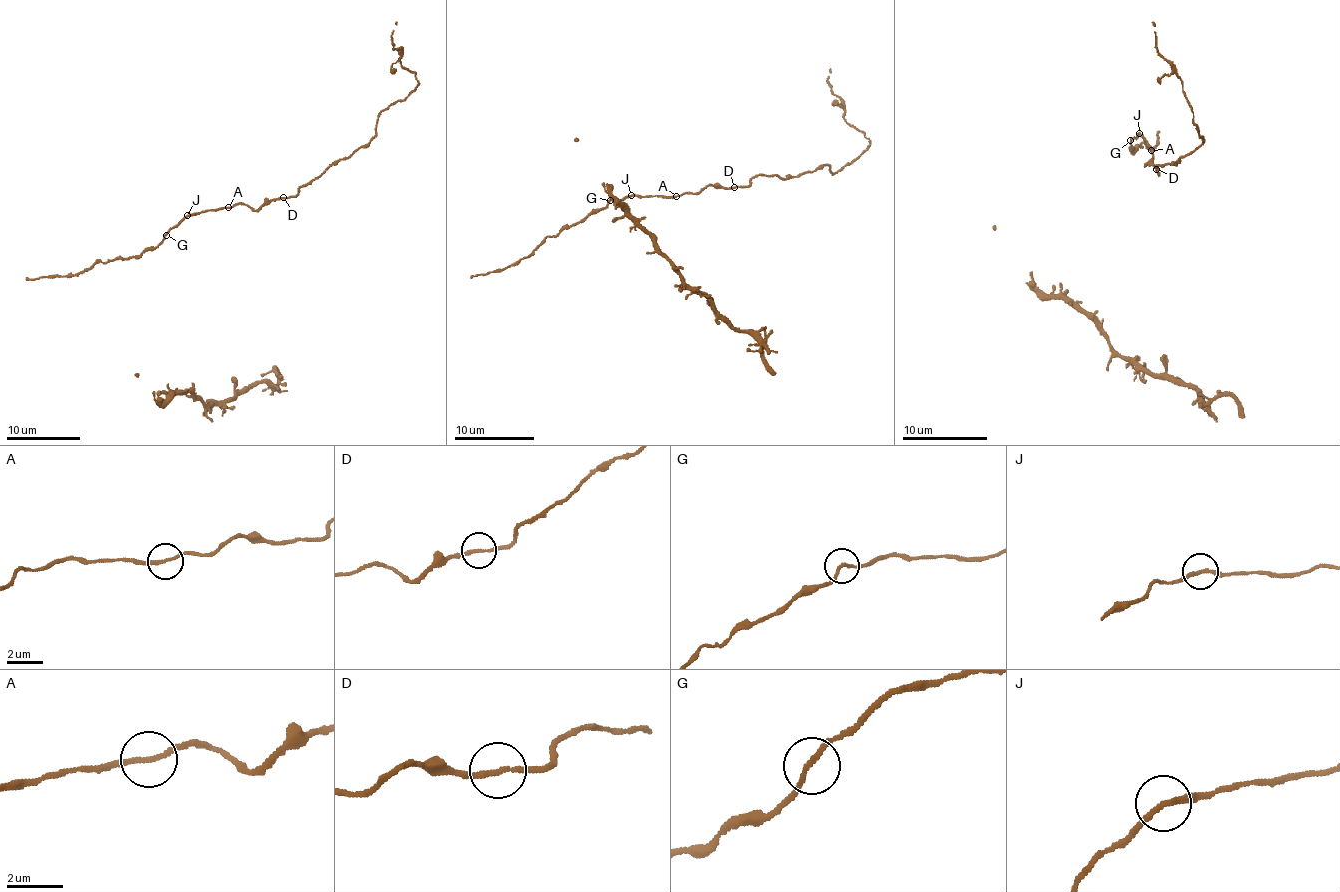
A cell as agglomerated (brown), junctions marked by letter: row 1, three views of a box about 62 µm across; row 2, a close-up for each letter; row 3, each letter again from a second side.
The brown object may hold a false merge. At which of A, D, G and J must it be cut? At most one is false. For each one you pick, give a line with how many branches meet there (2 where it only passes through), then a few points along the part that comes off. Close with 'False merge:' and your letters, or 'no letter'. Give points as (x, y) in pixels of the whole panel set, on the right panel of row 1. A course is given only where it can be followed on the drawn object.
False merge: no letter

